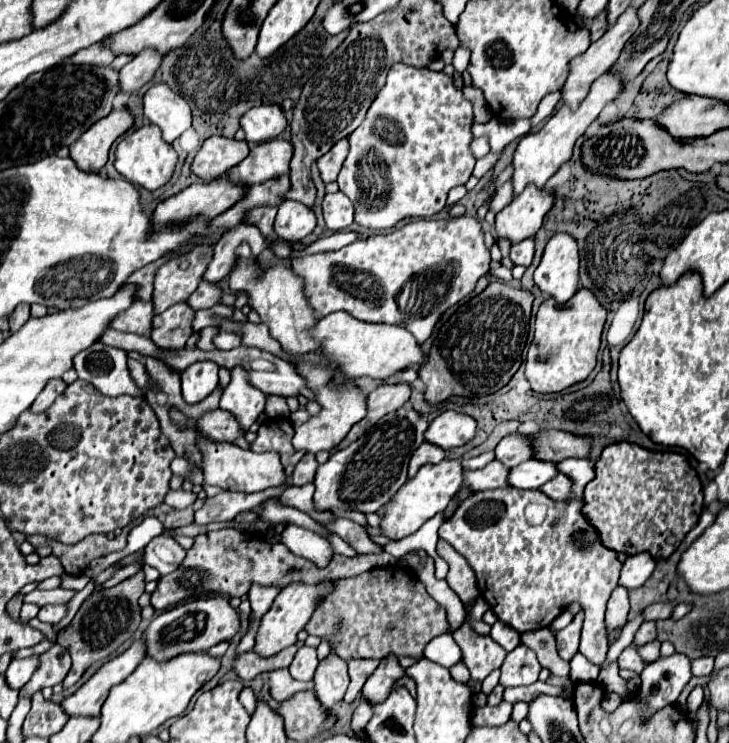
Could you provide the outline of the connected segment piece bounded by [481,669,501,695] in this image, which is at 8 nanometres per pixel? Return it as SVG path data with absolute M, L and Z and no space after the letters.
M500 669L492 671L492 673L482 682L481 692L486 695L490 694L494 687L499 684L500 675Z

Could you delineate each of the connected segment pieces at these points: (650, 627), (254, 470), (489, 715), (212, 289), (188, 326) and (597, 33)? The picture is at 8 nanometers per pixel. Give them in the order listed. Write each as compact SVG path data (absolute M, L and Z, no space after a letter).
M644 621L642 627L638 629L634 641L632 641L632 647L642 647L654 639L656 639L656 625L652 621Z
M200 437L200 449L204 453L204 465L202 471L204 481L208 485L220 487L224 491L242 491L242 493L256 493L264 491L268 487L280 487L288 483L288 477L284 473L284 467L280 463L278 453L252 453L252 451L242 451L240 447L232 443L214 443L208 439Z
M502 701L496 707L484 705L484 707L476 709L476 713L472 717L472 725L474 727L480 727L480 725L504 725L506 721L510 721L510 715L512 715L512 703Z
M202 281L198 285L198 289L188 297L188 305L194 309L194 311L200 311L200 309L210 309L218 303L222 291L214 285L214 283L208 283L208 281Z
M186 303L174 305L164 313L152 319L152 333L150 339L160 349L178 349L186 345L188 337L192 335L192 317L194 311L188 309Z
M604 9L604 11L602 11L600 15L596 15L596 17L590 21L590 25L588 25L590 41L592 41L592 43L594 43L594 41L598 41L598 39L604 35L606 27L608 27L608 21L606 21L606 9Z

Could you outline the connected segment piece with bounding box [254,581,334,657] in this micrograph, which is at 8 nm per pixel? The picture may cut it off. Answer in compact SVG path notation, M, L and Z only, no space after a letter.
M322 581L318 585L304 585L304 583L294 583L288 585L286 589L282 589L278 593L278 597L274 599L272 607L268 609L268 613L262 615L258 631L256 631L256 645L254 651L260 657L270 657L278 651L282 651L284 647L290 647L296 643L296 635L298 631L308 623L310 615L314 613L314 607L320 603L320 599L332 591L334 581Z

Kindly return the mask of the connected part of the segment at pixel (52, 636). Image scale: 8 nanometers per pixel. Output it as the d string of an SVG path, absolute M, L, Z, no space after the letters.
M37 617L31 619L28 624L40 631L46 638L56 642L57 632L52 625L41 622Z

